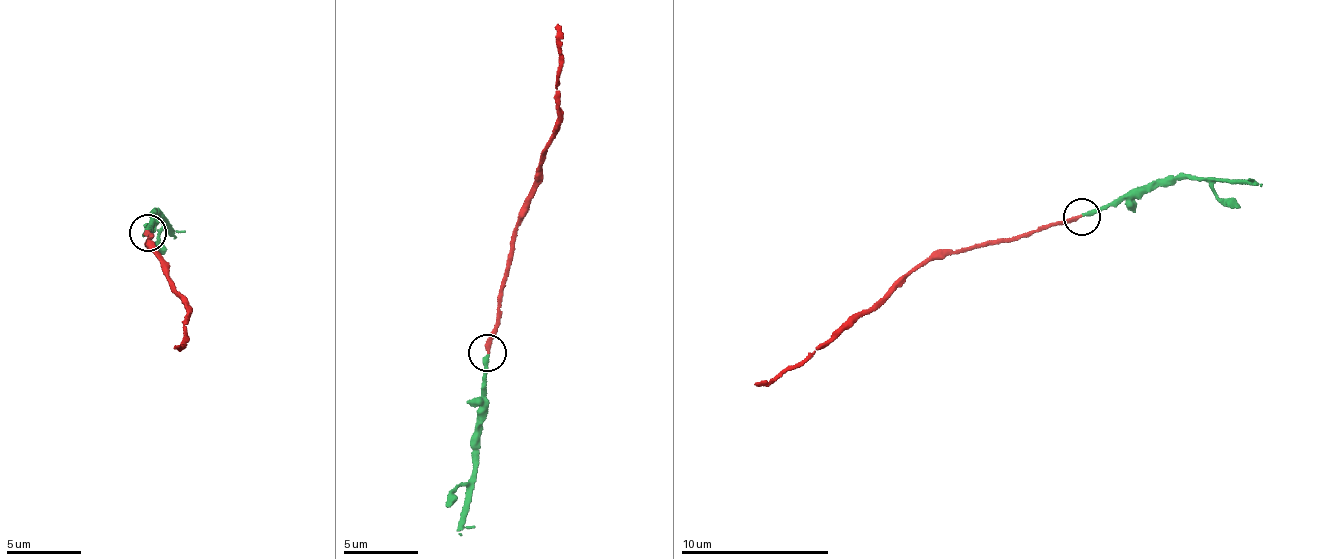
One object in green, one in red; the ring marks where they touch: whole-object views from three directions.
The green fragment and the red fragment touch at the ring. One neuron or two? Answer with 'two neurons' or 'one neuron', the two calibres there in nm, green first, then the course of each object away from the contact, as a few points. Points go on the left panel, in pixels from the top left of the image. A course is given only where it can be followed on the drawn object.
one neuron; 280 nm thick on the green side, 220 nm on the other; green runs (147, 231), (147, 226), (155, 230), (149, 216), (155, 213), (173, 227), (173, 238); red runs (147, 231), (148, 245), (147, 240), (186, 305), (185, 334), (175, 348)

